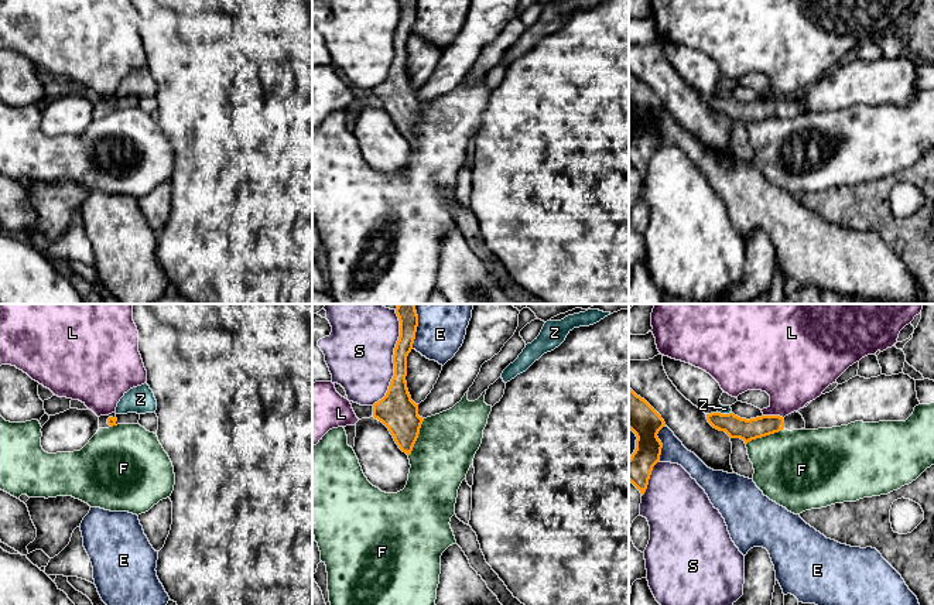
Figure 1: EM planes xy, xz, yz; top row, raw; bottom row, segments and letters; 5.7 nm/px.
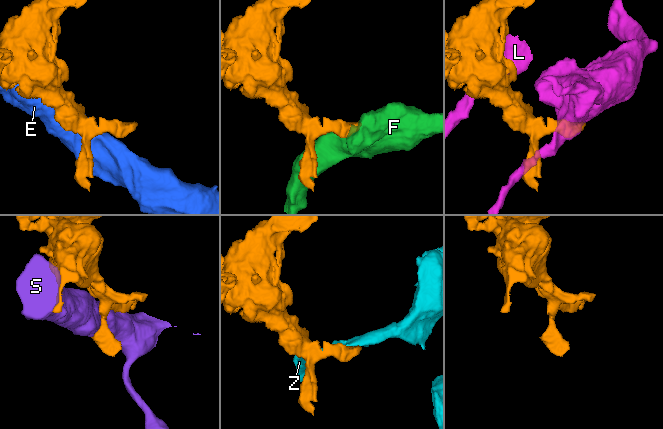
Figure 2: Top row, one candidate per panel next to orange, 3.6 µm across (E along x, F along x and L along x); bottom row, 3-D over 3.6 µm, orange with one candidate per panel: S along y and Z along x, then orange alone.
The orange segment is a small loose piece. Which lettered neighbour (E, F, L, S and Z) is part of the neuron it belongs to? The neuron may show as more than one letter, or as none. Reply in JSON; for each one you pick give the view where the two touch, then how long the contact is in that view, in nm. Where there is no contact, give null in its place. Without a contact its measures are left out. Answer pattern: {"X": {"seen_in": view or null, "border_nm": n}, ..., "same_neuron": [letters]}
{"same_neuron": []}

